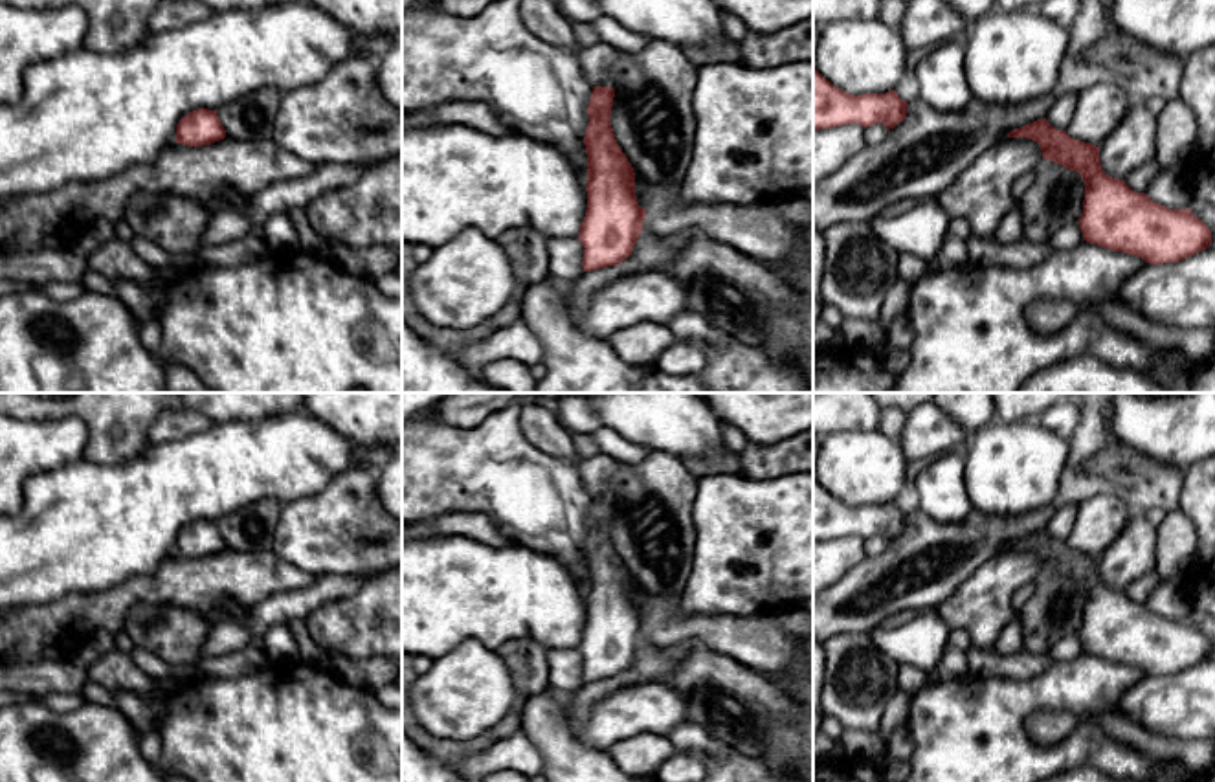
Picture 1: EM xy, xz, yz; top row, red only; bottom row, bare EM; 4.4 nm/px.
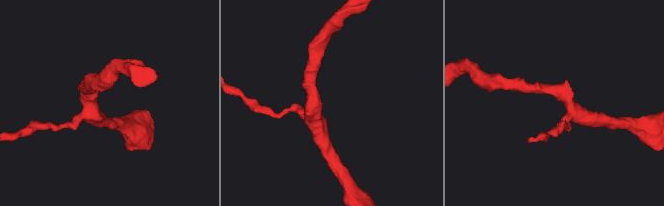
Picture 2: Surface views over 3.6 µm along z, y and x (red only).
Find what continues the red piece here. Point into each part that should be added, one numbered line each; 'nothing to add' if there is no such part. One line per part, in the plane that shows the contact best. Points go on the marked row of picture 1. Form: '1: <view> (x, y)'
nothing to add

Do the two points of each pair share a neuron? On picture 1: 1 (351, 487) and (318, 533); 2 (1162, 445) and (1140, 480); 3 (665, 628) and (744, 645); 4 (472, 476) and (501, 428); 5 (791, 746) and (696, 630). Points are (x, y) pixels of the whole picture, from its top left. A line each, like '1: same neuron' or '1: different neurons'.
1: same neuron
2: different neurons
3: same neuron
4: same neuron
5: different neurons

